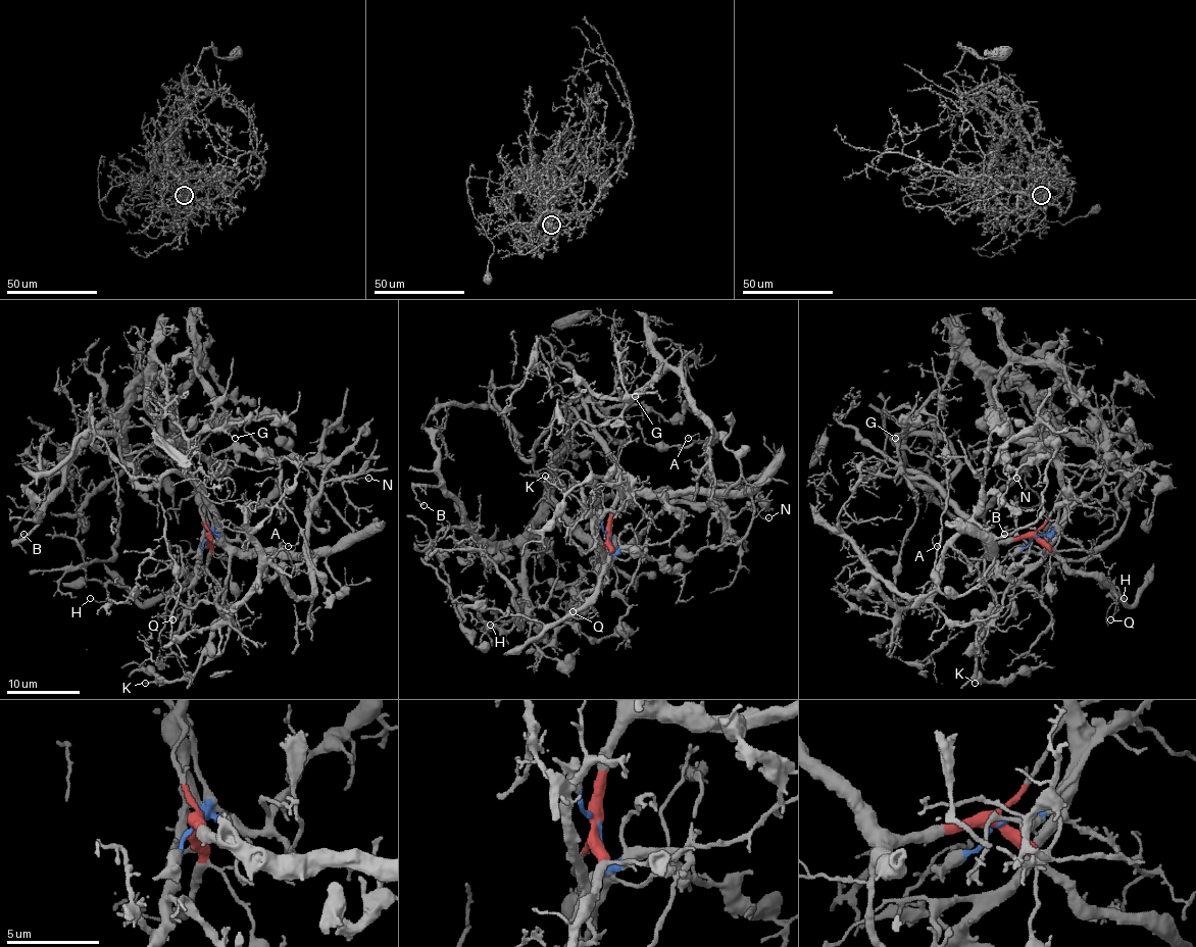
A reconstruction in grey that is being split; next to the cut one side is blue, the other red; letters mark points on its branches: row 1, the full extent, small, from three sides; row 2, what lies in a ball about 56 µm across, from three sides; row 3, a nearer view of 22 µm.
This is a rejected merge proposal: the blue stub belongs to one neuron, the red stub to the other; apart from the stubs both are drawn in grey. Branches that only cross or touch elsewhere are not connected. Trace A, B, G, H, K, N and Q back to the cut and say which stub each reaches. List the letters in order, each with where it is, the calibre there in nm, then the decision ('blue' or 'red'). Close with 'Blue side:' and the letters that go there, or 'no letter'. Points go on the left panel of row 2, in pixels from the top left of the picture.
A: (288, 546) | 110 nm | red
B: (23, 534) | 140 nm | blue
G: (235, 438) | 120 nm | blue
H: (90, 598) | 100 nm | red
K: (145, 683) | 150 nm | red
N: (368, 478) | 110 nm | blue
Q: (172, 619) | 110 nm | red
Blue side: B, G, N

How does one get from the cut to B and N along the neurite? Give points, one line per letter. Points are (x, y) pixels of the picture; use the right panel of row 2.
B: (1035, 537), (1066, 487), (1009, 430), (994, 378), (1040, 420), (985, 514), (987, 544), (1003, 533)
N: (1035, 537), (1066, 512), (1060, 462), (1049, 452), (1007, 453), (1001, 459), (1016, 472), (1009, 482), (1016, 478)

